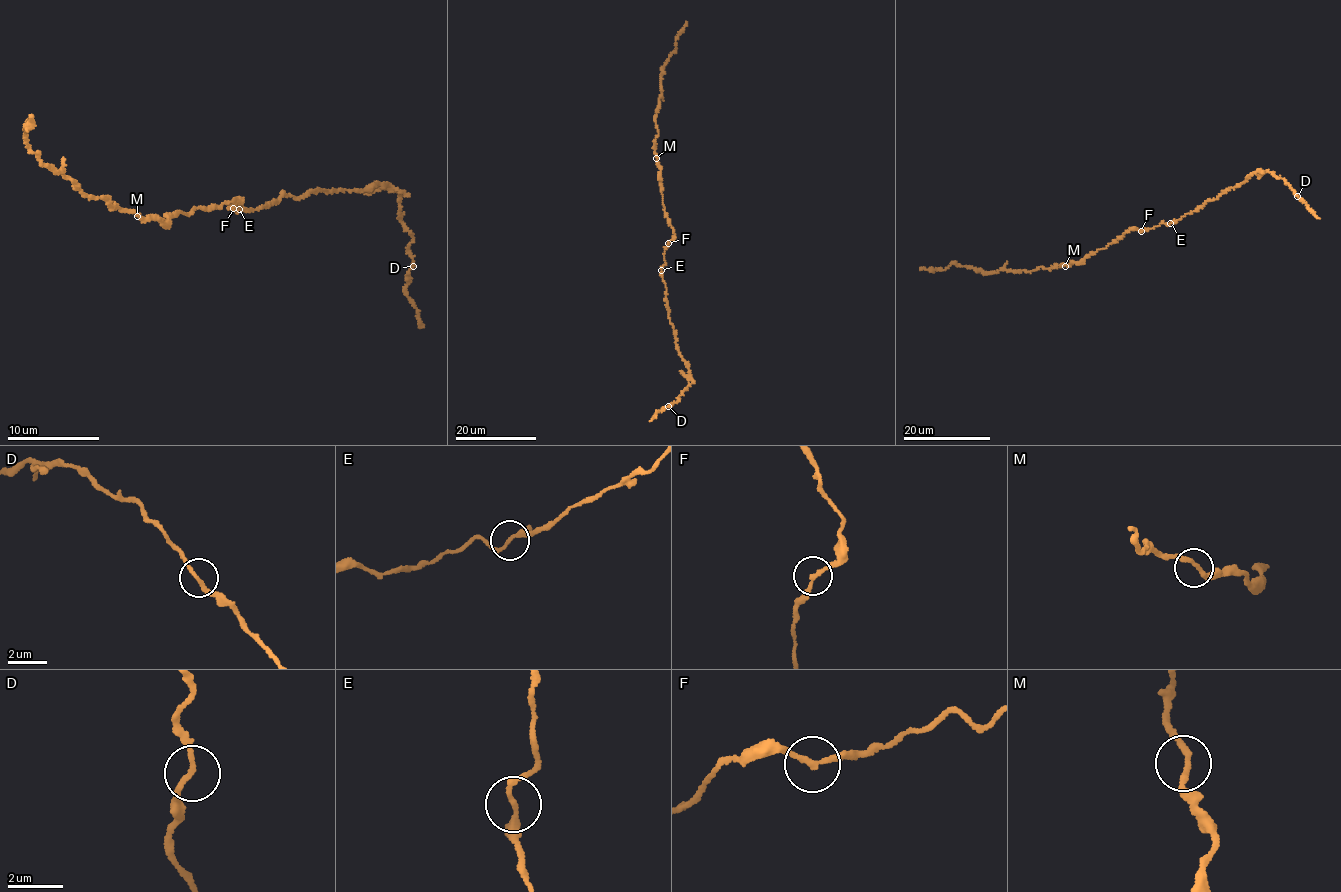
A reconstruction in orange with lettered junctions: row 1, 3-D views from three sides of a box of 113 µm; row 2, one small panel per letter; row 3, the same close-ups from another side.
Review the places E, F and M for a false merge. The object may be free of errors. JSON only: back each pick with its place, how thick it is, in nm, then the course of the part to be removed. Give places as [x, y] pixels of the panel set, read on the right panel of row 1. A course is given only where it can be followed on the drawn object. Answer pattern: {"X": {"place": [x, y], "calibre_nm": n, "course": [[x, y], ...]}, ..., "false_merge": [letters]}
{"false_merge": []}

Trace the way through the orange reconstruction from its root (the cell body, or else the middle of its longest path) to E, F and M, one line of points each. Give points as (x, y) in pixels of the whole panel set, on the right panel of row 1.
E: (1129, 229), (1146, 230), (1170, 223)
F: (1129, 229), (1141, 231)
M: (1129, 229), (1104, 249), (1093, 251), (1079, 262), (1065, 266)

